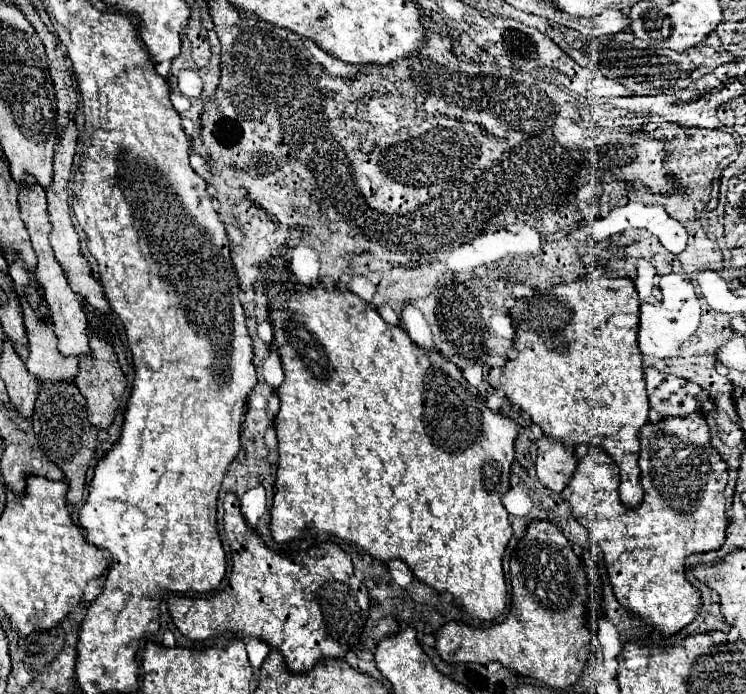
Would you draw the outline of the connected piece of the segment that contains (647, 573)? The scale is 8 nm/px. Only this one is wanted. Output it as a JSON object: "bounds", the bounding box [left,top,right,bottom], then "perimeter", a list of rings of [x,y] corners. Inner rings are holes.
{"bounds":[568,415,728,637],"perimeter":[[[700,415],[664,419],[658,427],[646,425],[640,431],[640,445],[642,449],[638,463],[642,469],[644,501],[638,509],[628,509],[620,503],[614,463],[598,447],[590,447],[588,455],[578,463],[570,481],[572,497],[568,503],[572,517],[586,527],[590,540],[598,543],[598,547],[602,549],[604,563],[618,603],[628,613],[638,615],[658,633],[670,637],[688,623],[692,623],[702,609],[700,591],[686,579],[684,573],[686,559],[698,553],[716,551],[724,545],[724,531],[726,531],[724,489],[728,483],[728,467],[724,459],[718,455],[718,451],[710,445],[708,425]]]}

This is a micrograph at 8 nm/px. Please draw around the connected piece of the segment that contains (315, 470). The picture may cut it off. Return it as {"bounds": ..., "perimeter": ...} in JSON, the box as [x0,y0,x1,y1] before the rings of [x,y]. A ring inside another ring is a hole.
{"bounds":[270,285,518,621],"perimeter":[[[324,285],[308,291],[304,295],[292,293],[292,297],[282,307],[270,309],[270,319],[274,321],[274,345],[282,359],[284,383],[278,387],[280,413],[274,423],[278,437],[278,471],[276,471],[276,493],[272,507],[272,537],[278,545],[290,539],[330,535],[332,539],[342,539],[350,547],[360,547],[368,557],[388,563],[390,559],[402,559],[414,573],[414,577],[440,593],[450,593],[458,607],[464,609],[476,621],[494,621],[506,607],[506,579],[502,571],[502,557],[512,537],[512,527],[508,521],[508,511],[502,505],[502,497],[510,489],[510,467],[514,461],[514,441],[518,435],[518,425],[500,415],[492,413],[480,391],[462,377],[462,371],[448,361],[442,353],[424,351],[414,345],[402,327],[388,325],[376,309],[356,297],[350,291],[334,289],[328,291]]]}

